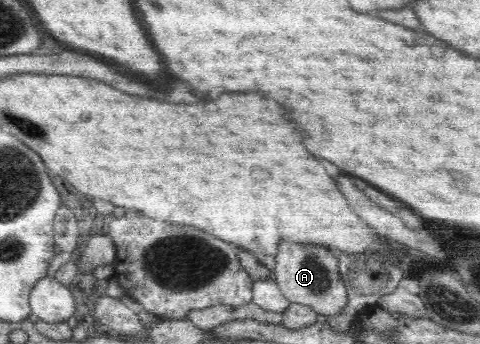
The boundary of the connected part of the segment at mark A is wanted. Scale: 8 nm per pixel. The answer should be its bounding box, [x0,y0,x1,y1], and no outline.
[272,241,348,316]

